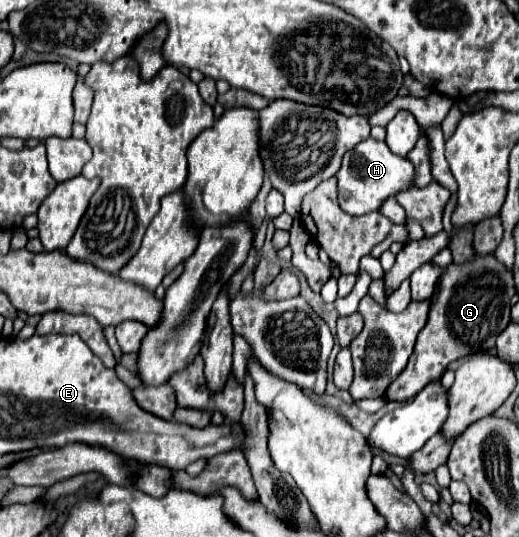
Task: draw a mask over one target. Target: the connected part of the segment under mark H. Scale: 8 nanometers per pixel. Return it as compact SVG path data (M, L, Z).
M369 137L343 155L341 169L337 171L341 207L351 215L367 215L371 211L379 211L385 199L397 195L401 189L409 189L413 185L413 179L415 169L407 157L397 157L385 145L385 141Z

